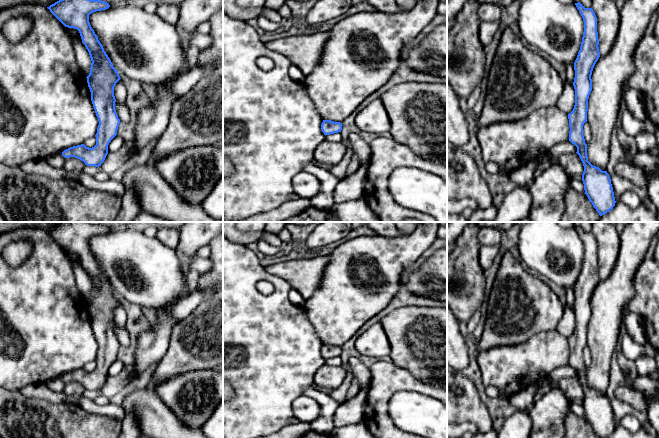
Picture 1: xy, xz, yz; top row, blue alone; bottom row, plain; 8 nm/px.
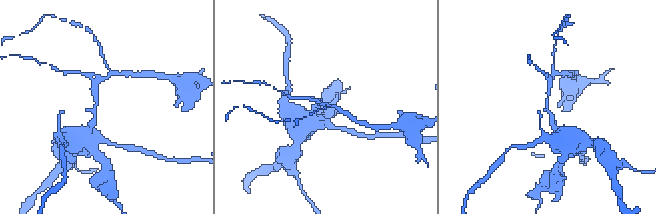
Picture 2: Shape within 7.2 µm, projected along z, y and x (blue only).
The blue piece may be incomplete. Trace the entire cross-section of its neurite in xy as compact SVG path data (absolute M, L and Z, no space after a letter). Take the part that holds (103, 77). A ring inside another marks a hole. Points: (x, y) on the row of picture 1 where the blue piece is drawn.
M59 0L47 7L65 27L79 31L82 43L89 52L92 63L86 78L99 121L94 147L89 148L81 144L64 150L62 155L65 158L75 157L85 165L95 167L104 162L108 145L117 135L121 123L116 113L114 96L114 87L121 78L89 22L91 13L109 7L109 3L100 0Z

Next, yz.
M580 2L575 3L584 21L584 32L580 50L574 62L575 105L569 119L569 141L577 147L584 172L582 181L585 194L600 216L615 206L615 197L611 179L607 171L593 166L588 161L587 144L583 136L583 125L587 122L588 99L592 91L592 71L600 57L597 32L597 17L592 8L585 8Z

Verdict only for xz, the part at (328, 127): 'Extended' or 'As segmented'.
As segmented

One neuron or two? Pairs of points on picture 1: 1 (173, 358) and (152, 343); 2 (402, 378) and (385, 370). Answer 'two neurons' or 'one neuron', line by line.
1: two neurons
2: one neuron

